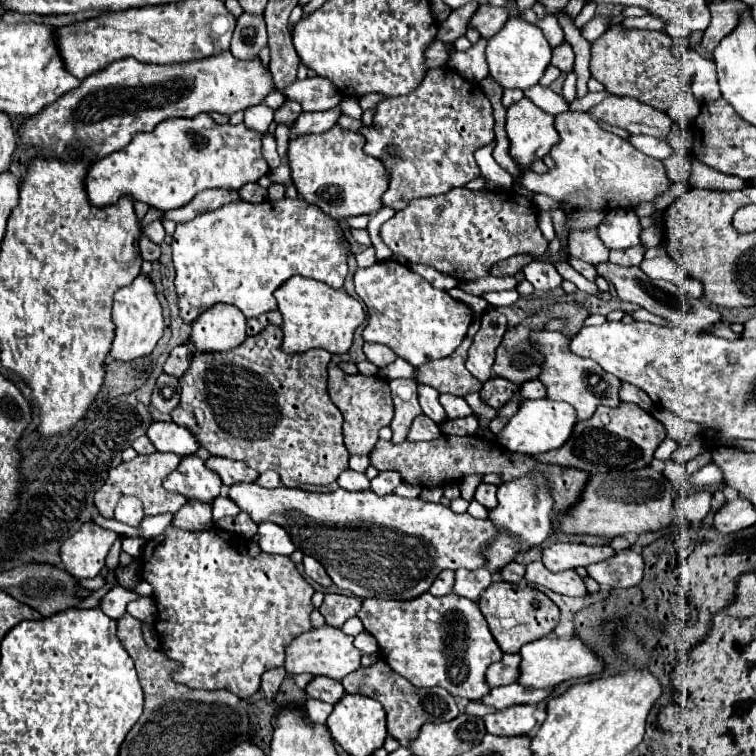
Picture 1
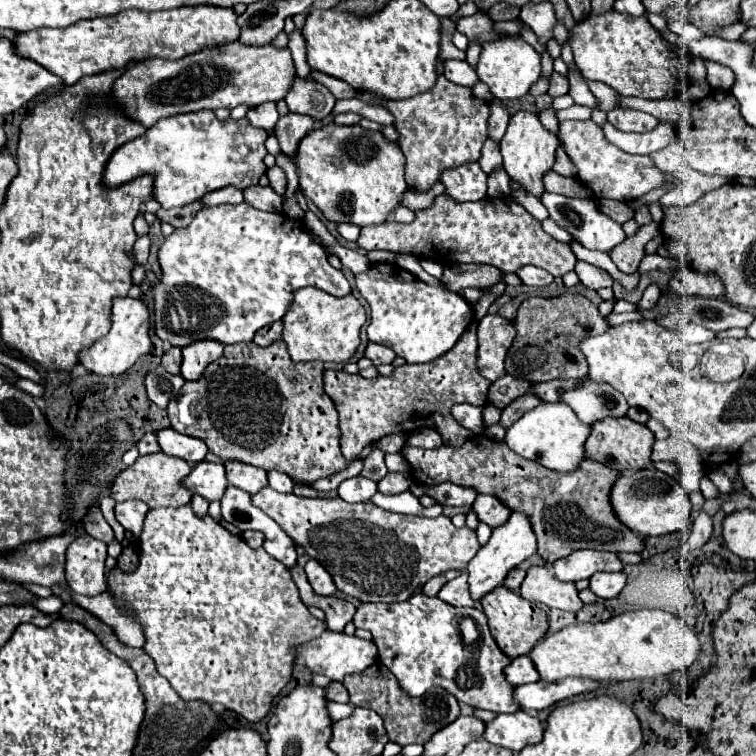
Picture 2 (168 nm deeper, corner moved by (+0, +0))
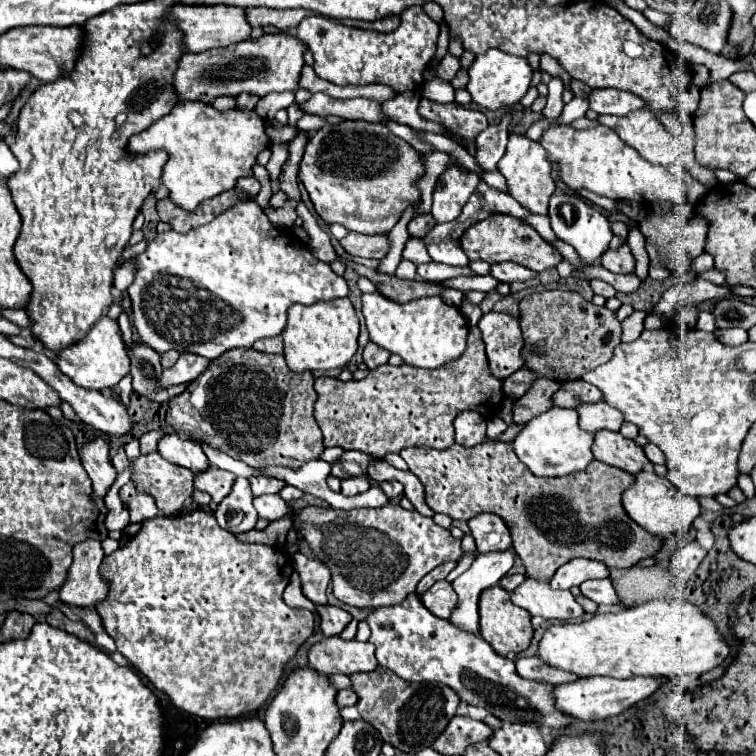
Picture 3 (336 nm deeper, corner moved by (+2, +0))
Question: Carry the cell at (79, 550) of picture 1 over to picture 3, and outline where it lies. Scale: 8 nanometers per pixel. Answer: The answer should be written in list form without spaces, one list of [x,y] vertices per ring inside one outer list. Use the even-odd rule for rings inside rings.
[[[87,539],[73,547],[73,563],[69,567],[69,577],[59,589],[59,599],[77,605],[93,607],[99,599],[107,597],[107,581],[99,575],[99,565],[105,553],[99,539]]]

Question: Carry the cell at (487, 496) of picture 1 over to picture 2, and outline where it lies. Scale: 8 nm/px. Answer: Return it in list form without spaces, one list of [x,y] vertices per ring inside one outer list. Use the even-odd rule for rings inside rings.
[[[477,495],[475,503],[473,503],[473,511],[477,515],[477,519],[485,525],[499,527],[501,523],[505,523],[505,519],[509,519],[511,511],[499,503],[499,499],[489,497],[489,495]]]

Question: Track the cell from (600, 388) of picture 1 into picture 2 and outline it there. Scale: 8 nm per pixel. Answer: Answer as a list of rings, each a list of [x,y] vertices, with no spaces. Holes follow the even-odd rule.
[[[583,379],[573,391],[561,395],[585,425],[593,425],[605,417],[623,417],[627,413],[627,401],[611,385],[597,385],[591,379]]]

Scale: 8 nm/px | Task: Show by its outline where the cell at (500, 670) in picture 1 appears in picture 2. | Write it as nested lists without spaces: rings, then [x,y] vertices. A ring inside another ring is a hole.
[[[521,655],[521,657],[515,657],[511,661],[511,665],[505,669],[505,675],[509,679],[511,685],[525,685],[525,683],[535,683],[539,681],[539,675],[537,675],[537,669],[533,665],[533,661],[527,657],[527,655]]]

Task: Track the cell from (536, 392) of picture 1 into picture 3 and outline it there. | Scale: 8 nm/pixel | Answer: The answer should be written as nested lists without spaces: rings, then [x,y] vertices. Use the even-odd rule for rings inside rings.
[[[583,379],[565,381],[561,383],[559,391],[553,393],[553,405],[559,407],[577,407],[579,403],[595,403],[601,399],[601,391]]]

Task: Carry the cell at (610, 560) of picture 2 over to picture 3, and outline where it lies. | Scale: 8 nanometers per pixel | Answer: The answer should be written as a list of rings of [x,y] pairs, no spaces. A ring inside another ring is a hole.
[[[579,557],[561,565],[551,577],[549,585],[553,589],[571,589],[573,585],[581,585],[587,579],[603,579],[603,577],[609,577],[609,567],[603,561]]]

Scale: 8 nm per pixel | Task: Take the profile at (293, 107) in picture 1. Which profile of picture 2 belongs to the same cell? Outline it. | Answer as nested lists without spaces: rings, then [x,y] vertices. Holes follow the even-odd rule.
[[[287,113],[285,117],[279,117],[275,125],[275,137],[281,145],[281,151],[295,161],[299,141],[315,129],[315,121],[309,115],[297,115],[297,113]]]

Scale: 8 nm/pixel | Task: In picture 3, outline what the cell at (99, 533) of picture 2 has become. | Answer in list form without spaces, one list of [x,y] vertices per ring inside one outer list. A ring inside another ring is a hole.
[[[97,437],[91,443],[87,443],[81,449],[81,461],[83,461],[83,467],[85,467],[87,475],[89,475],[89,479],[93,481],[91,497],[93,499],[105,497],[109,487],[113,485],[113,481],[117,477],[115,467],[113,467],[111,457],[109,457],[109,443],[107,443],[107,439]]]

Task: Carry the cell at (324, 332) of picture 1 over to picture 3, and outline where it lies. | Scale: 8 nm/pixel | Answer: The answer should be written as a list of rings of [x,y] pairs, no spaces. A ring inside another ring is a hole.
[[[349,297],[335,299],[335,301],[317,301],[313,305],[295,303],[287,311],[287,327],[283,329],[285,341],[285,359],[287,367],[295,373],[305,369],[337,369],[351,361],[357,351],[357,337],[359,337],[359,319]]]

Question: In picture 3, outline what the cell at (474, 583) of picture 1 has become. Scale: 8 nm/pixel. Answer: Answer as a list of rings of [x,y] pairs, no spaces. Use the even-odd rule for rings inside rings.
[[[439,581],[435,583],[429,591],[425,591],[421,595],[421,601],[425,603],[425,607],[429,607],[429,611],[433,611],[435,615],[439,617],[445,617],[453,613],[455,609],[455,591],[453,591],[453,585],[449,581]]]

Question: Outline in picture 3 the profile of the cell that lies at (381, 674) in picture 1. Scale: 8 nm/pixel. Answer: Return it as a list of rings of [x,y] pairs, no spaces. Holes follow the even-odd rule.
[[[377,667],[369,673],[353,673],[351,689],[359,697],[357,709],[361,719],[371,723],[383,741],[411,755],[429,747],[441,735],[459,705],[459,697],[451,687],[441,683],[407,683],[385,667]]]

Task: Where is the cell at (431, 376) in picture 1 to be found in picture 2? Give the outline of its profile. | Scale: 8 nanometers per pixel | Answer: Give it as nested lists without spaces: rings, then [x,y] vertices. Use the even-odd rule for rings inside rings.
[[[471,323],[469,331],[457,341],[457,347],[449,355],[441,355],[433,363],[409,364],[395,367],[389,377],[377,375],[375,379],[363,379],[361,375],[349,375],[345,371],[325,371],[325,393],[331,397],[339,413],[341,429],[341,455],[351,461],[369,443],[379,441],[393,433],[412,433],[417,429],[435,429],[443,445],[461,447],[467,439],[467,431],[457,425],[451,415],[451,407],[457,403],[487,405],[487,381],[477,371],[477,325]]]

